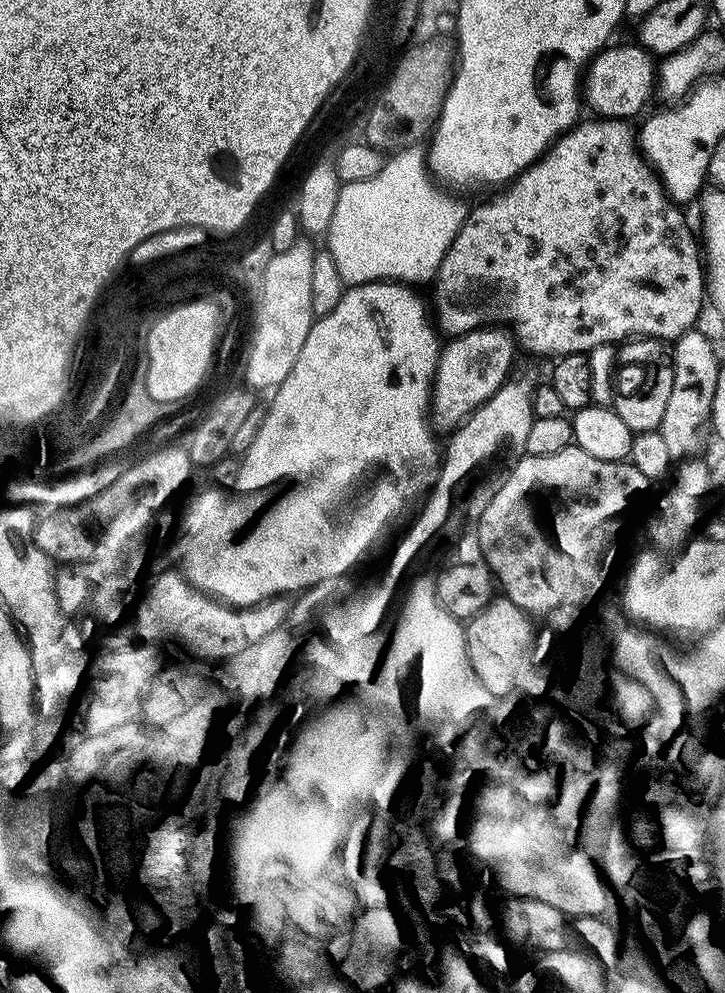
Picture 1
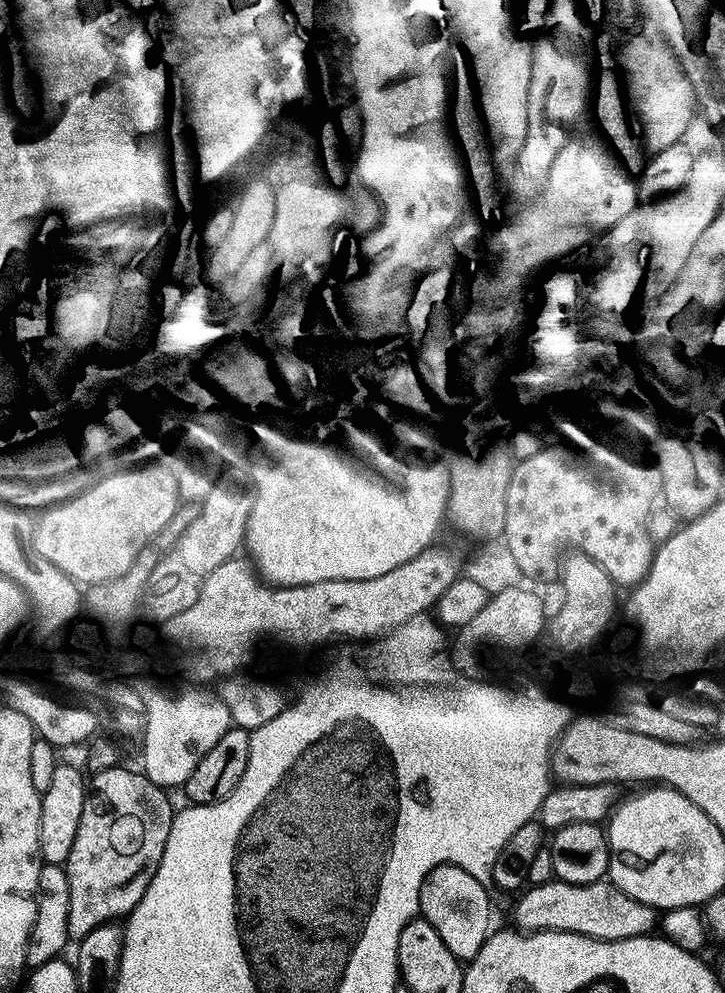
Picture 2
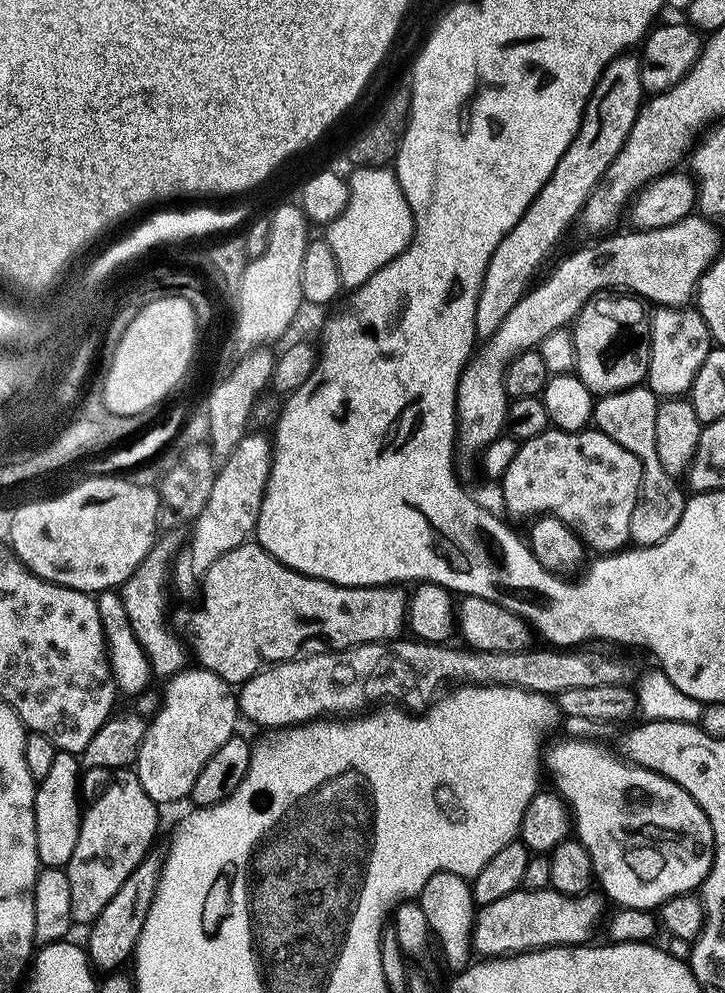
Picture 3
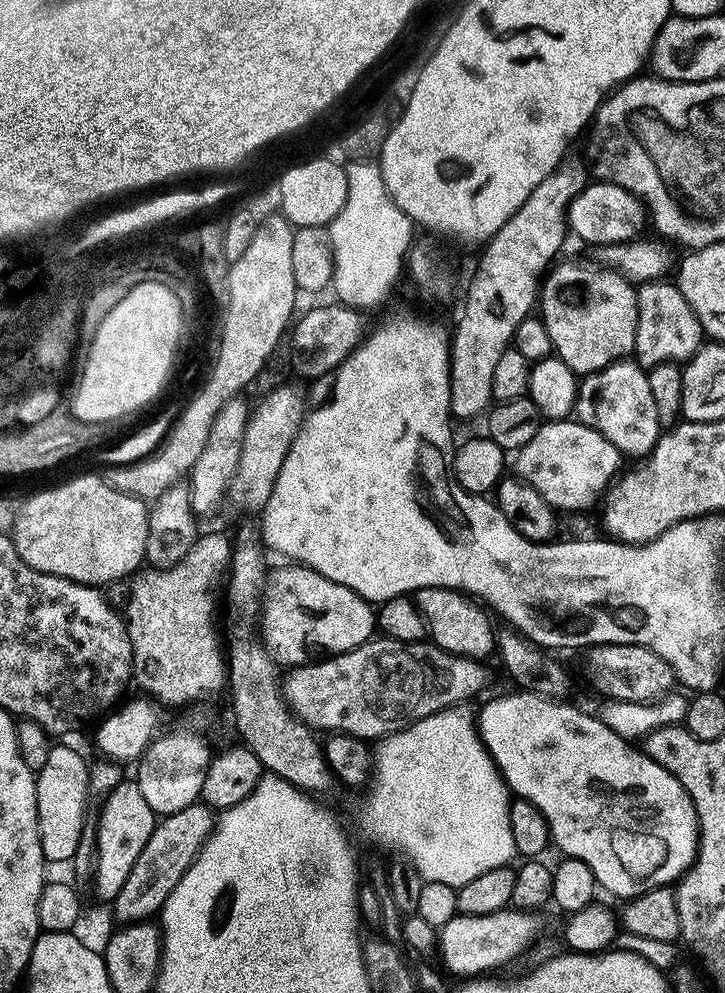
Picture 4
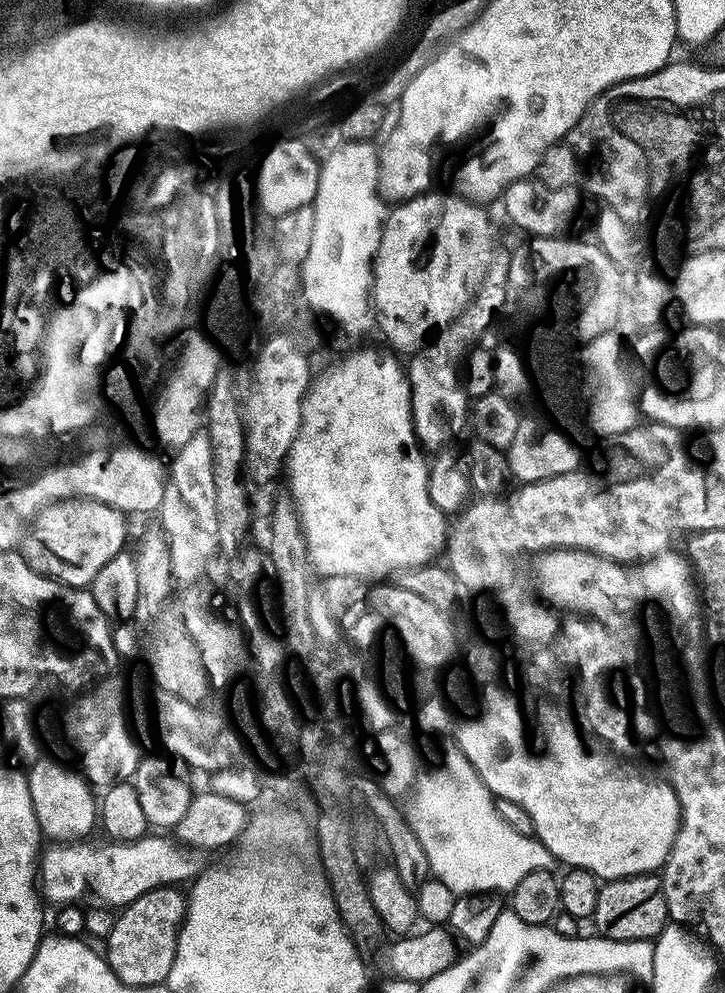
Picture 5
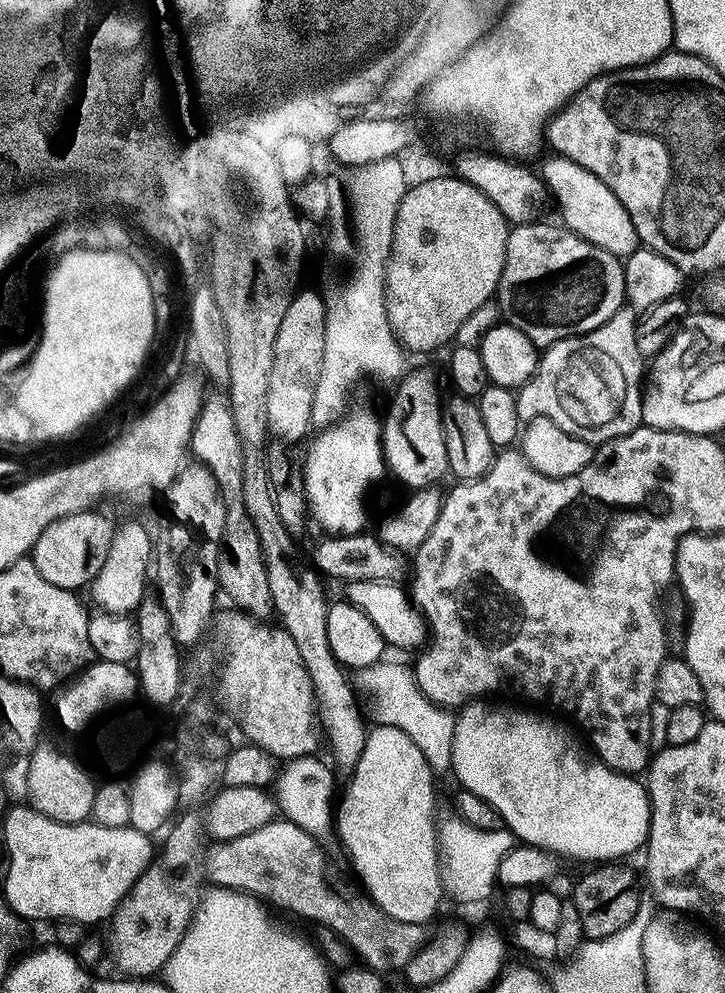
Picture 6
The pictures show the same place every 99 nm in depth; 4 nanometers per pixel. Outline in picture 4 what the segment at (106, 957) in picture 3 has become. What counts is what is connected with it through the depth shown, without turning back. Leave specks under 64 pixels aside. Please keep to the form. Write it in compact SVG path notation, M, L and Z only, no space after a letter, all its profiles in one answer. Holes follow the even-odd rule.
M203 802L192 803L186 806L185 809L178 810L177 813L170 813L169 816L161 815L156 821L154 834L150 834L146 846L142 846L142 854L138 854L138 862L134 862L134 870L130 870L126 882L122 882L122 890L118 890L115 900L111 901L110 905L115 919L121 925L125 925L139 924L155 917L163 909L165 902L170 898L174 886L178 886L182 874L186 874L186 870L195 862L200 849L203 848L204 843L211 836L213 827L213 809L209 808Z

